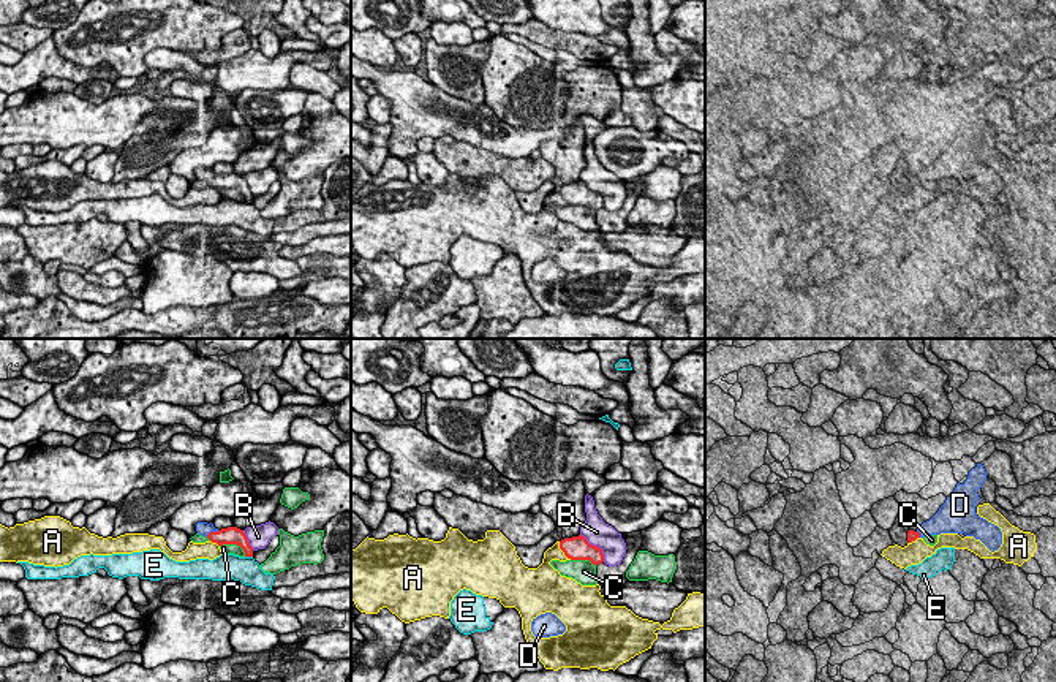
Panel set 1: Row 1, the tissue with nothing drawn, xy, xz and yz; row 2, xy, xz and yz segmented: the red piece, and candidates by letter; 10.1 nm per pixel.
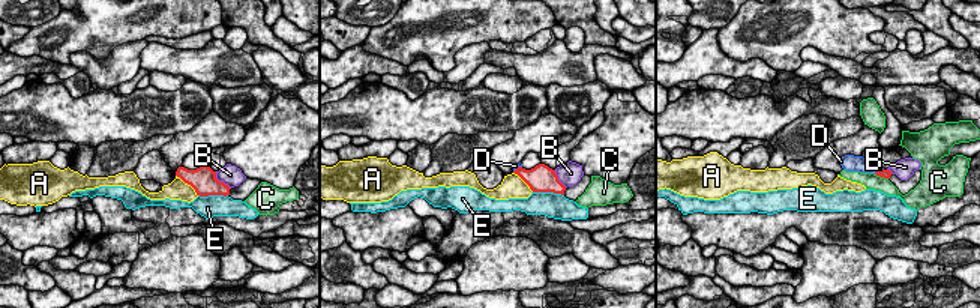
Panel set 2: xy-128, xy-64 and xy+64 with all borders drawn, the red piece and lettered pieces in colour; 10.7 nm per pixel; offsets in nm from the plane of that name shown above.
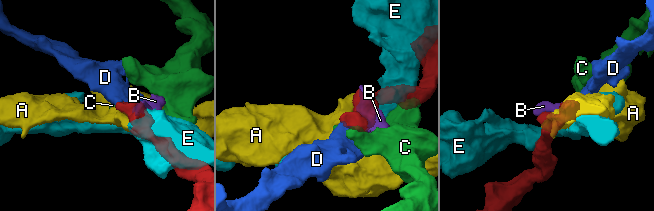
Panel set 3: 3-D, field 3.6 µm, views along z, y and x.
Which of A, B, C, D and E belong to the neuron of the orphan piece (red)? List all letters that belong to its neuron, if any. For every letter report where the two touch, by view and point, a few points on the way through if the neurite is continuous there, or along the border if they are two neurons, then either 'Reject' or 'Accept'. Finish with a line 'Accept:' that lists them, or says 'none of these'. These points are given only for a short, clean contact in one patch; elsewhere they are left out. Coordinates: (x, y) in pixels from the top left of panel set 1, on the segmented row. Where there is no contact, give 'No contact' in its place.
A: Touches red at xz (563, 551). Reject
B: Touches red at xz (596, 546). Reject
C: Touches red at xy (234, 543). Boundary: xy (220, 545), (237, 545), (245, 556). Reject
D: Touches red at xy (212, 532). Accept
E: Touches red at xy (248, 556). Reject
Accept: D

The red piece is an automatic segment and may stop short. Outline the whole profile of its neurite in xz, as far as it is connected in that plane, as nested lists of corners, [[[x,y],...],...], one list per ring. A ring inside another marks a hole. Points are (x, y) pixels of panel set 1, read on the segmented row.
[[[582,535],[561,540],[560,549],[571,560],[590,560],[593,565],[604,562],[602,549],[590,544]]]

